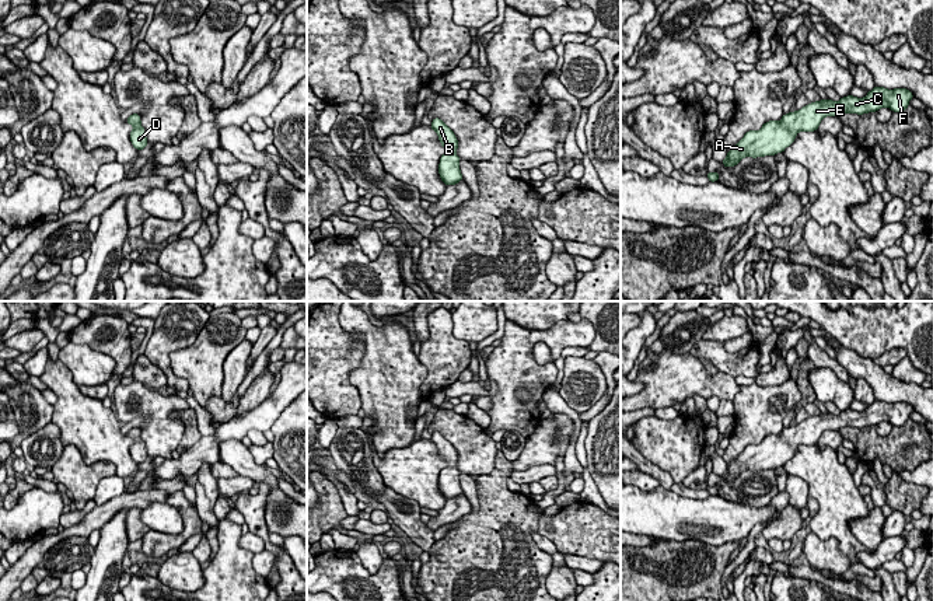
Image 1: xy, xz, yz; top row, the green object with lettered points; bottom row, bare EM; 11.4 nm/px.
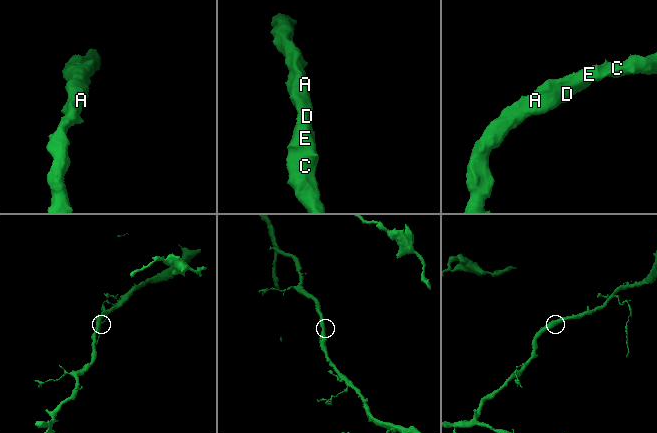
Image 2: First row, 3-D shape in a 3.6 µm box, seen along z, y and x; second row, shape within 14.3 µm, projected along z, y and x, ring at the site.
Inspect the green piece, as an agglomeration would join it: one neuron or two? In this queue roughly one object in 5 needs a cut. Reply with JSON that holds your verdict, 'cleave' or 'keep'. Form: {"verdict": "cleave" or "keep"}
{"verdict": "keep"}

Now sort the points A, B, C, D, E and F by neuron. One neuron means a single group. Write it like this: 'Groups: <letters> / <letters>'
Groups: A B C D E F

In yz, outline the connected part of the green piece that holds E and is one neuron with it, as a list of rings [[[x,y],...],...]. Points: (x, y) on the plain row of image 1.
[[[874,401],[866,410],[842,410],[839,415],[821,413],[803,420],[799,424],[785,427],[780,434],[769,434],[759,444],[749,444],[730,462],[721,475],[730,482],[741,476],[745,471],[765,471],[783,467],[800,445],[815,445],[821,434],[827,430],[841,430],[842,427],[869,427],[881,422],[892,426],[902,426],[913,412],[906,402],[888,403]]]

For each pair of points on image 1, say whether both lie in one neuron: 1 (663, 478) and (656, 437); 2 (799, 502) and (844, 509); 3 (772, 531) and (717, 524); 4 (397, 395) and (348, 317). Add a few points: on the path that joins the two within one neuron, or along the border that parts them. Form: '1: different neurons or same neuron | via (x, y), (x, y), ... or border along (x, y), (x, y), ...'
1: different neurons | border along (635, 448), (664, 470), (674, 482)
2: different neurons | border along (789, 474), (797, 475), (807, 485), (809, 495)
3: different neurons | border along (781, 513), (768, 524)
4: same neuron | via (390, 374), (388, 350), (369, 331)

